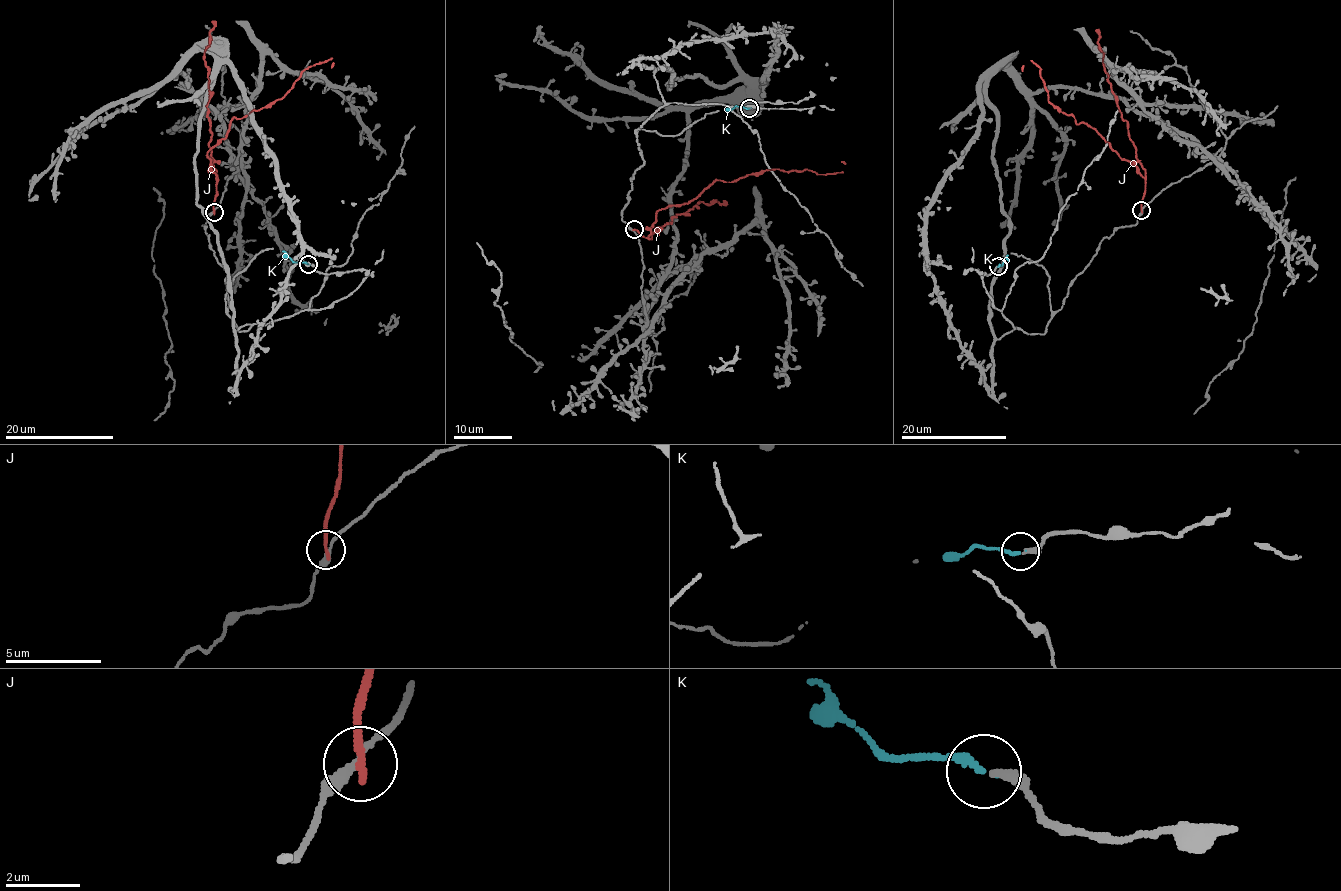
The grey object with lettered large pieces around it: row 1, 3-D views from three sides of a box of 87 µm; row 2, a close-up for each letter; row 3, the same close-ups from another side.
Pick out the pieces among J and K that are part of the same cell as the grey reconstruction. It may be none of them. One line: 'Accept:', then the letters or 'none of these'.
Accept: K

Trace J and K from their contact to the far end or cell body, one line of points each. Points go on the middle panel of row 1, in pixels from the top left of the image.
J: (634, 229), (646, 238), (659, 210), (687, 203), (720, 179), (771, 170), (834, 173), (843, 171), (841, 161)
K: (749, 108), (735, 106), (727, 110)

